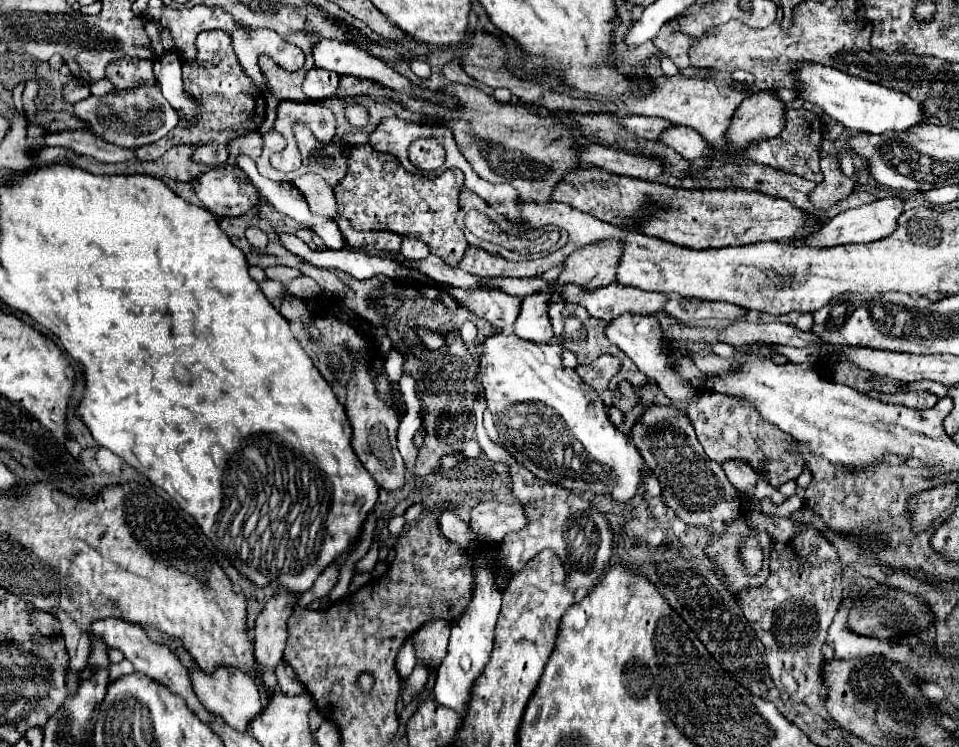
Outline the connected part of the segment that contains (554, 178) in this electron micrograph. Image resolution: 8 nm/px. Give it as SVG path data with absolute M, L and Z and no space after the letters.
M342 77L342 83L334 95L328 99L356 99L356 97L370 97L370 99L390 99L412 113L430 115L430 119L442 119L444 127L454 131L454 139L466 161L474 167L474 171L492 183L510 183L520 191L522 199L534 201L548 201L554 185L564 177L566 171L578 167L578 143L570 135L568 127L558 125L556 115L538 117L536 113L526 111L520 105L512 103L498 103L494 97L482 93L476 87L462 85L462 83L448 83L438 91L452 95L458 99L458 109L448 109L442 103L426 99L422 95L410 93L396 93L388 87L380 87L370 79L354 79Z

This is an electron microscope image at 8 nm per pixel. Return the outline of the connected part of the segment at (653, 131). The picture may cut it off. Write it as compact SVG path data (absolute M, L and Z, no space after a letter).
M634 115L634 117L622 117L618 121L620 121L622 127L636 133L638 137L652 139L652 141L660 141L662 133L672 127L670 121L658 119L658 117L638 117L638 115Z

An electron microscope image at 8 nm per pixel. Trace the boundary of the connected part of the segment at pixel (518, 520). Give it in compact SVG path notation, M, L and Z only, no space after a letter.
M498 501L480 503L470 511L470 527L482 541L500 541L512 531L520 531L528 525L528 517L520 505L508 505Z

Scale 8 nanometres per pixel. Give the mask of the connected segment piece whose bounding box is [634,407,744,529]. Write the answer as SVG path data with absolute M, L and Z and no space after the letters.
M650 407L634 425L634 447L644 457L650 471L662 485L662 501L690 527L710 527L714 521L734 521L736 515L744 515L742 499L734 485L726 479L722 467L714 463L706 453L690 453L690 443L698 443L690 419L684 411L674 407Z

